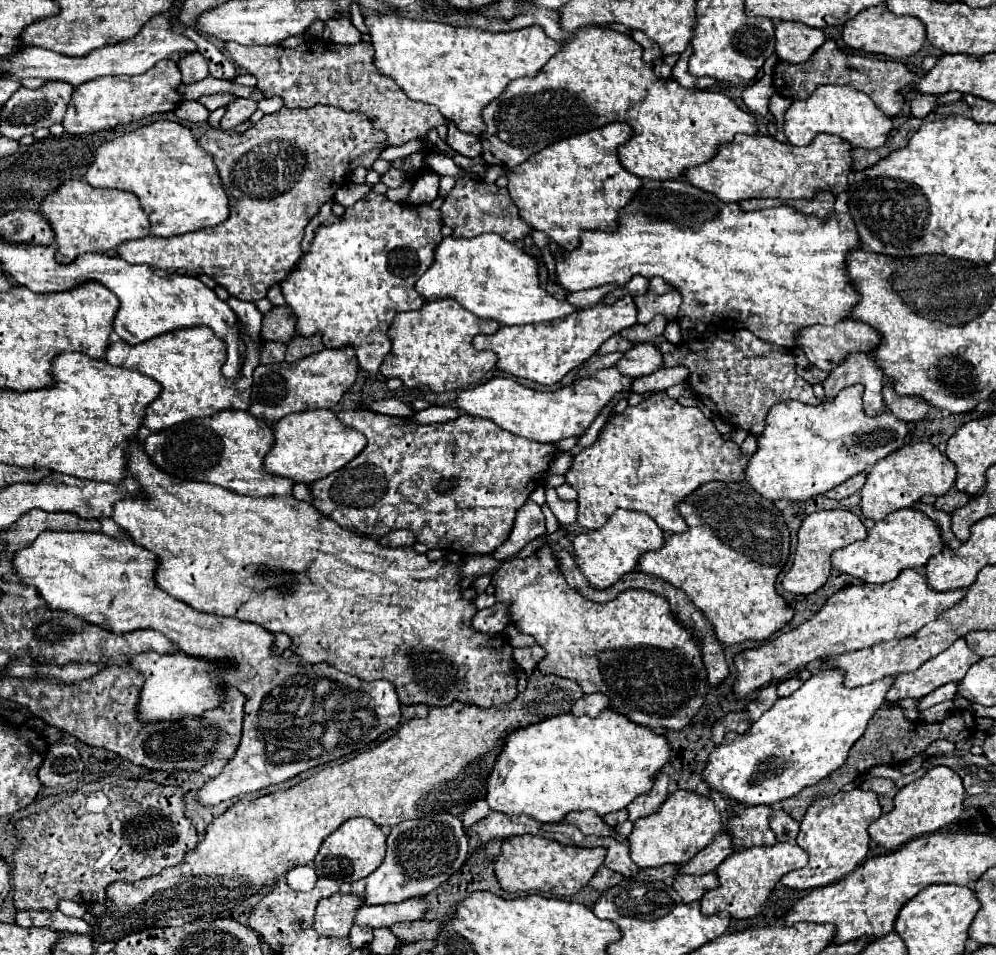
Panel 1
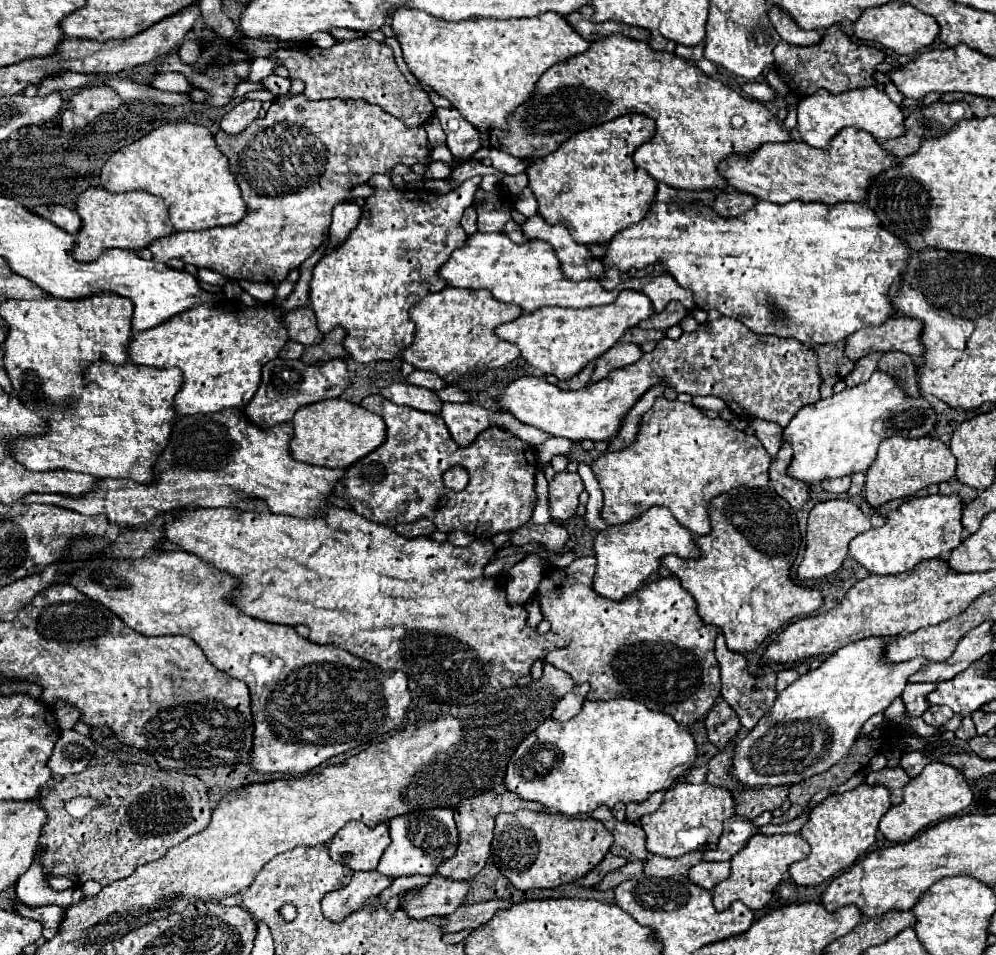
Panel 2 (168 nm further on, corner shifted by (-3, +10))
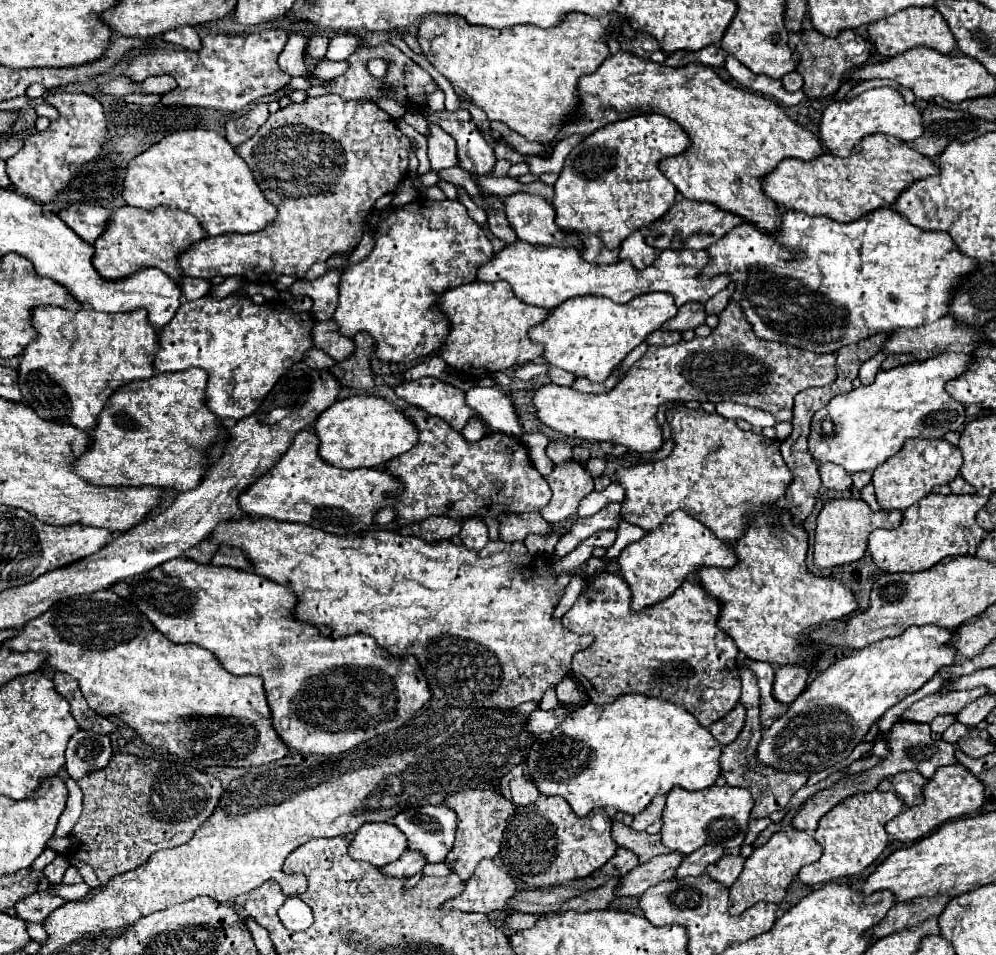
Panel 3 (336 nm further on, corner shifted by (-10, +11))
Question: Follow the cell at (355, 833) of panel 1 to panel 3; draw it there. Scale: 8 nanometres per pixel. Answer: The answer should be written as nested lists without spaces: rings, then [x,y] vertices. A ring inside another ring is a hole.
[[[391,822],[365,824],[355,832],[349,848],[349,856],[355,860],[371,862],[373,866],[385,866],[395,862],[407,850],[405,834]]]

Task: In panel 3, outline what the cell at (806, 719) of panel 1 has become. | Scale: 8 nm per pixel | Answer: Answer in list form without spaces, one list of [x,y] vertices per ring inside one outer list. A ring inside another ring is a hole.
[[[911,626],[903,632],[903,636],[885,638],[867,648],[855,650],[847,658],[837,660],[825,672],[817,674],[811,686],[789,706],[785,716],[775,720],[771,728],[763,730],[763,740],[757,748],[759,762],[783,772],[821,772],[835,766],[853,752],[853,748],[865,738],[877,718],[881,718],[891,706],[901,702],[905,696],[919,690],[943,666],[951,666],[955,662],[957,650],[951,646],[951,638],[953,632],[947,628]]]

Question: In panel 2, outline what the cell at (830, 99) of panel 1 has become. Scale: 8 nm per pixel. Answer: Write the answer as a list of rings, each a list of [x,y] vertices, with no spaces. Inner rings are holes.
[[[860,87],[844,93],[830,93],[826,89],[818,89],[814,95],[800,99],[798,103],[798,133],[812,147],[828,145],[830,137],[842,127],[856,127],[870,133],[876,139],[894,139],[904,133],[904,115],[902,109],[890,101],[890,97],[876,87]]]

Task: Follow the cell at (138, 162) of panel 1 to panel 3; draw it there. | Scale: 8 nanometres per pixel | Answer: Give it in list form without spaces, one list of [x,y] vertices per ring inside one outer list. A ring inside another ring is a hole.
[[[211,130],[173,132],[165,136],[161,142],[153,144],[147,152],[135,156],[127,168],[123,198],[129,206],[141,208],[141,210],[155,210],[159,206],[167,206],[167,208],[189,212],[195,218],[199,218],[199,222],[203,224],[209,236],[221,236],[229,232],[253,234],[253,232],[259,232],[261,228],[267,228],[277,218],[277,208],[265,198],[265,194],[261,192],[261,188],[257,186],[253,178],[251,168],[235,152],[235,146],[229,144],[227,138]]]

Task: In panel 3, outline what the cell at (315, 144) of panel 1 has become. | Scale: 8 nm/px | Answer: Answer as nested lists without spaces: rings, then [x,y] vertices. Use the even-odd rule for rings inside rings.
[[[337,94],[309,98],[271,114],[259,132],[237,148],[237,154],[253,168],[253,176],[265,198],[277,206],[277,220],[255,234],[207,236],[195,248],[181,256],[181,268],[187,276],[241,276],[249,282],[273,284],[279,276],[305,278],[315,262],[327,262],[335,254],[351,254],[365,232],[367,216],[375,202],[393,192],[407,176],[409,138],[397,128],[397,122],[369,100],[343,100]]]

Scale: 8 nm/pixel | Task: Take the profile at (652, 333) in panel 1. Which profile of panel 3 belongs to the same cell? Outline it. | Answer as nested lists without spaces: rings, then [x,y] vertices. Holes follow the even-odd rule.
[[[687,302],[685,306],[679,308],[677,316],[667,320],[667,324],[663,324],[663,330],[677,330],[677,332],[685,332],[685,330],[695,330],[697,326],[705,324],[705,306],[699,302]]]

